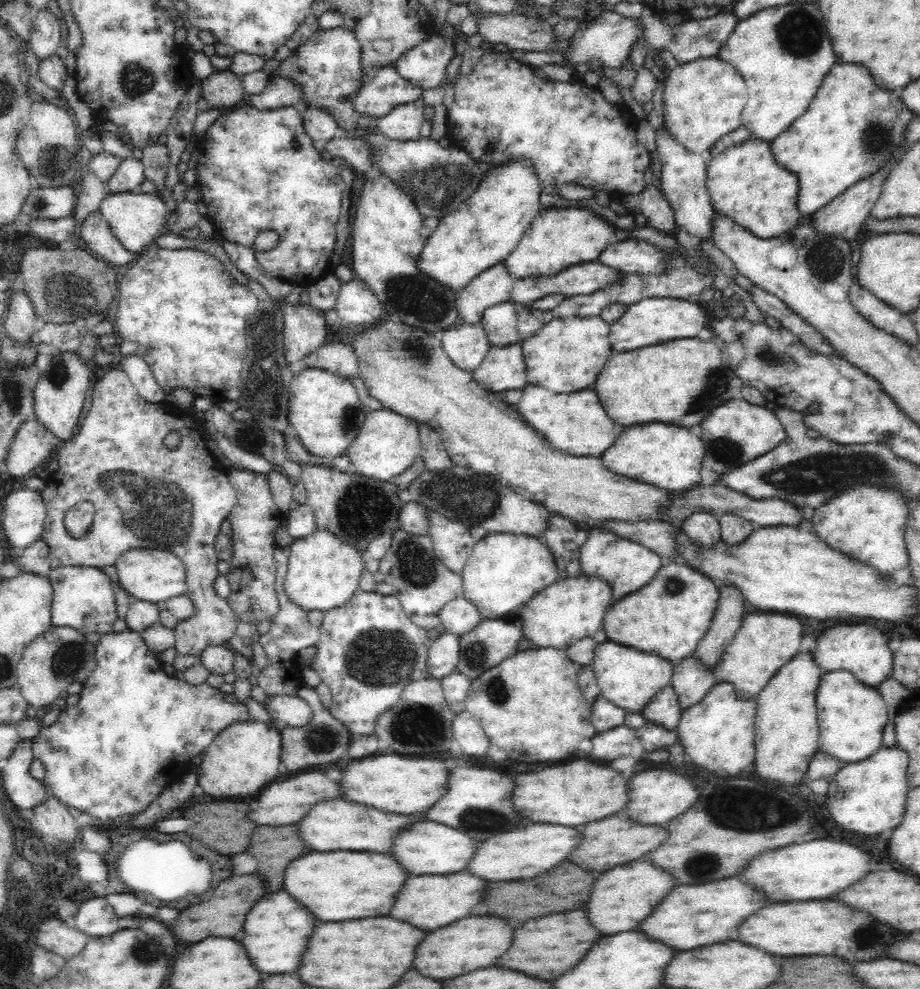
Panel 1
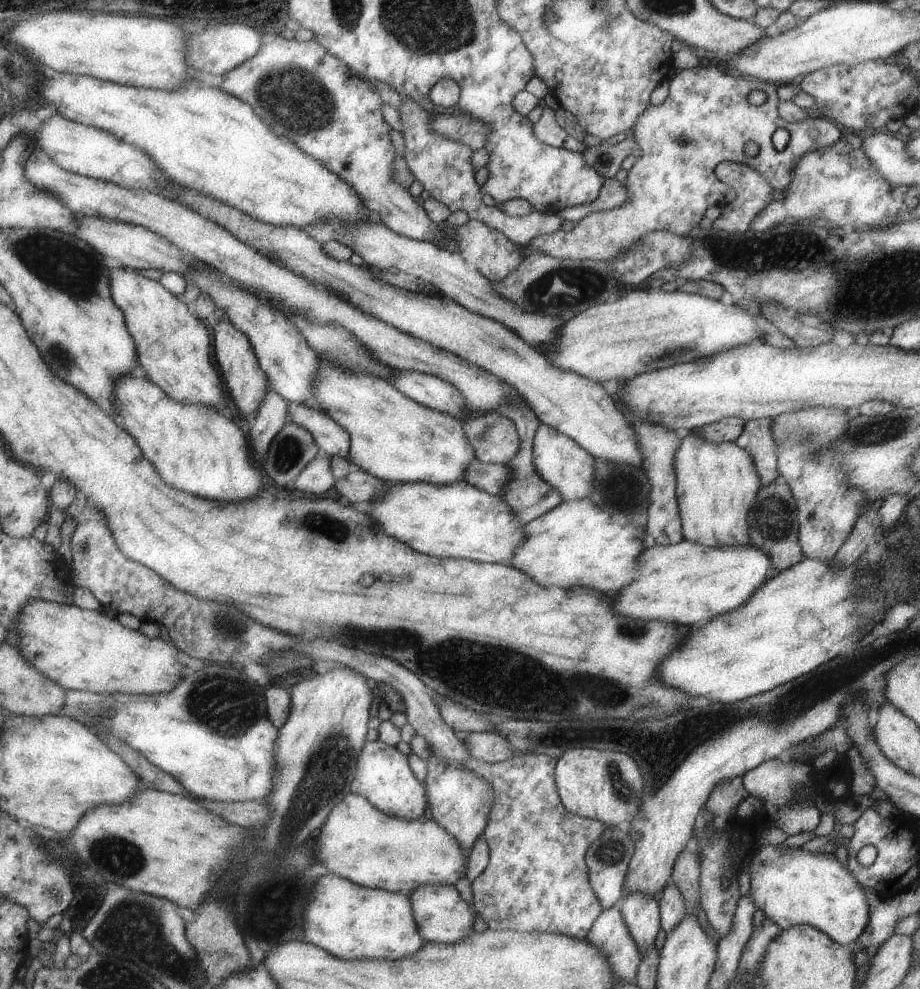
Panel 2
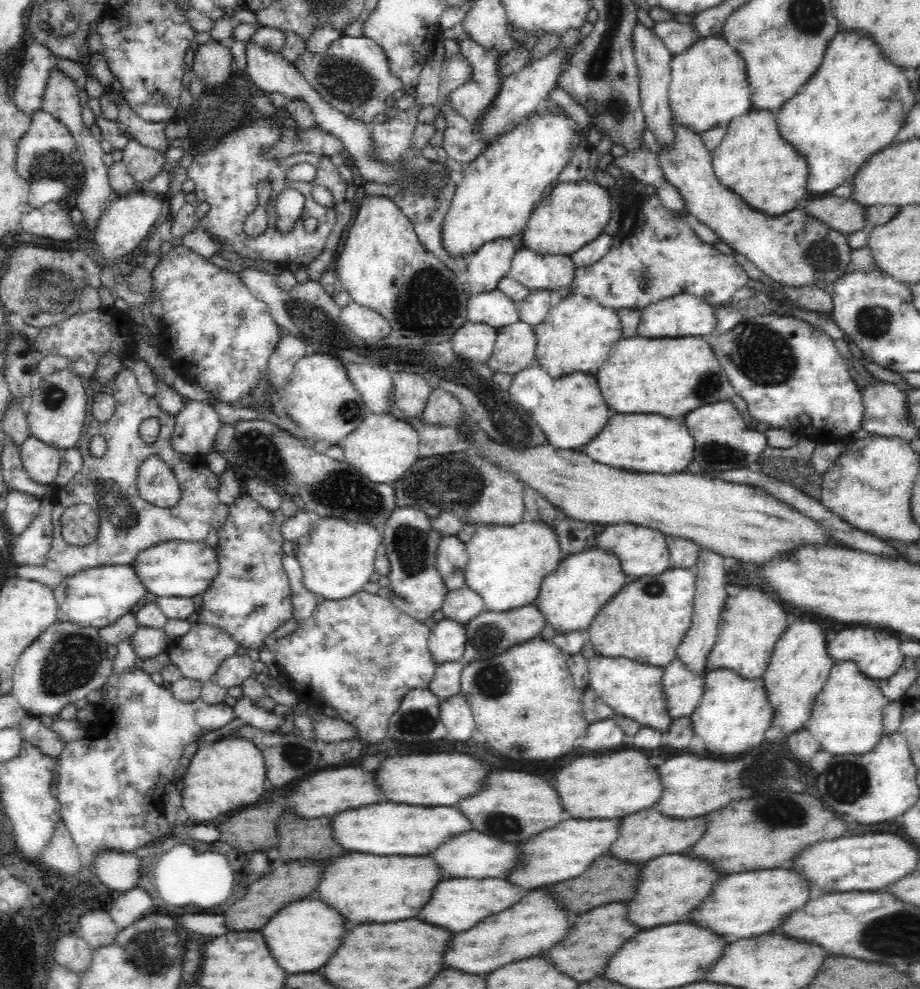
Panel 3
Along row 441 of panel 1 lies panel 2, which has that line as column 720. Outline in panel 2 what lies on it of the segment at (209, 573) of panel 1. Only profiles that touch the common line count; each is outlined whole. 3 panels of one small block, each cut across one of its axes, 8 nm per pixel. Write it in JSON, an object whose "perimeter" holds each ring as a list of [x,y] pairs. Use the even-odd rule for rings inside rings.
{"perimeter":[[[717,62],[708,66],[694,66],[674,74],[669,80],[668,95],[660,105],[649,105],[638,116],[633,126],[633,140],[641,155],[635,158],[633,166],[627,171],[623,180],[623,186],[629,194],[629,200],[613,209],[592,212],[577,223],[577,228],[567,233],[565,230],[544,234],[531,241],[531,248],[537,248],[549,256],[555,258],[569,258],[569,260],[611,260],[617,254],[623,254],[625,250],[631,250],[635,242],[645,238],[653,230],[669,231],[676,235],[684,235],[701,226],[705,221],[705,210],[709,206],[725,206],[735,200],[735,190],[717,178],[716,166],[720,162],[741,163],[759,172],[767,179],[769,186],[775,190],[786,191],[791,182],[795,160],[799,160],[803,154],[819,148],[827,148],[839,140],[841,132],[835,124],[825,120],[816,114],[811,114],[803,122],[788,123],[777,112],[776,85],[771,82],[759,81],[747,76],[731,75],[727,68],[718,65]],[[751,90],[762,90],[766,94],[765,101],[758,106],[747,102],[747,94]],[[777,128],[785,128],[789,135],[788,142],[783,150],[777,151],[771,143],[771,134]],[[747,142],[758,145],[758,153],[753,157],[747,157],[743,148]]]}

